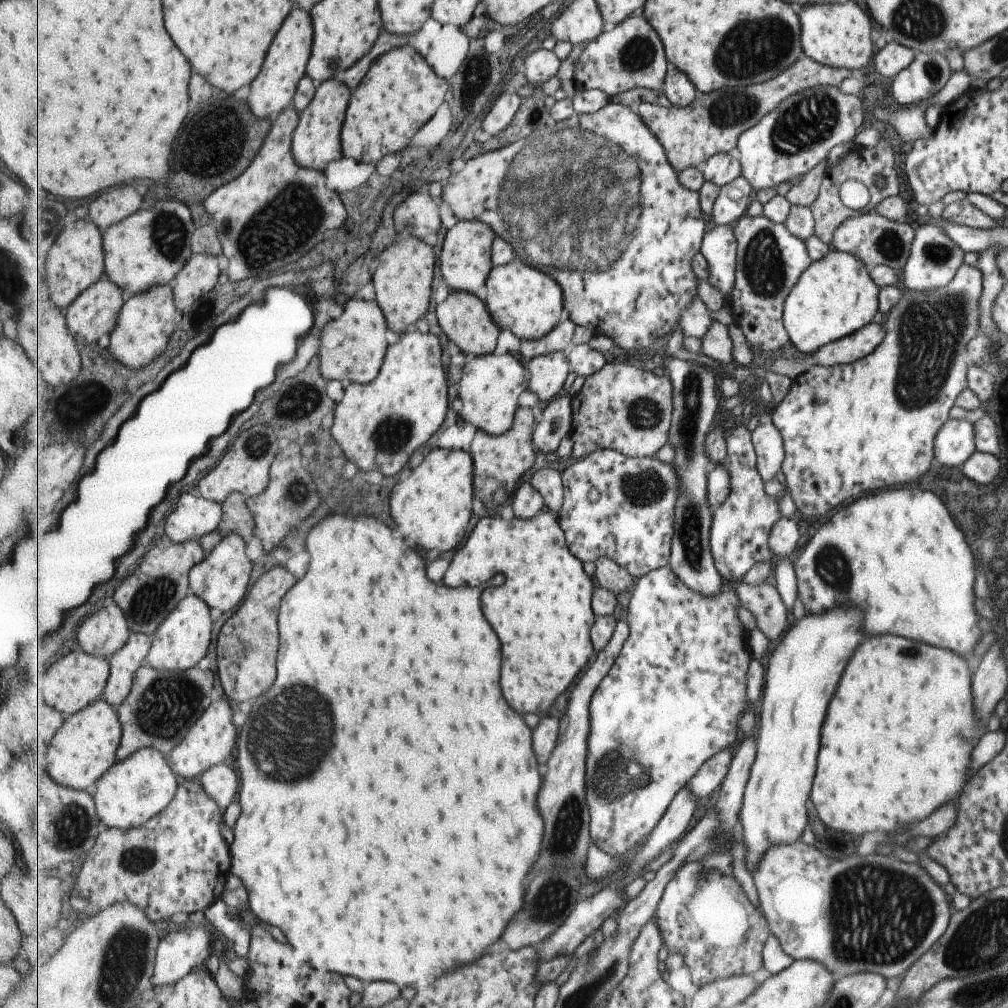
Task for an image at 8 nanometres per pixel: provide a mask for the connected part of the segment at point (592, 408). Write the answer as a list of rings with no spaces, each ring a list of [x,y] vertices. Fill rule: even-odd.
[[[633,361],[607,363],[599,372],[586,378],[582,392],[572,398],[572,407],[574,419],[569,434],[573,442],[571,455],[578,461],[599,449],[615,449],[628,457],[651,457],[665,442],[670,442],[674,418],[674,383],[669,374],[659,376]]]

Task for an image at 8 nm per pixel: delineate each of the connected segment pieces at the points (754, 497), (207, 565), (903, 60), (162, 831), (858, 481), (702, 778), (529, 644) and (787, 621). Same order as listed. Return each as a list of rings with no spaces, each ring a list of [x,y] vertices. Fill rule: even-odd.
[[[737,425],[726,437],[730,471],[730,497],[714,510],[710,530],[712,555],[725,582],[737,582],[751,568],[753,563],[767,560],[773,562],[777,556],[770,549],[770,532],[783,514],[778,506],[779,497],[767,496],[765,481],[758,469],[758,454],[752,441],[752,431],[746,425]]]
[[[229,533],[221,542],[200,562],[190,570],[189,590],[202,598],[210,608],[227,612],[237,608],[244,602],[249,582],[253,572],[253,561],[245,554],[245,540],[239,533]]]
[[[890,41],[873,54],[871,68],[883,78],[893,78],[914,59],[915,54],[914,50],[898,42]]]
[[[184,780],[170,805],[143,826],[127,830],[109,827],[99,833],[86,861],[71,876],[70,915],[73,908],[93,917],[115,903],[129,901],[141,907],[153,921],[159,922],[169,920],[173,914],[205,912],[212,904],[220,905],[231,872],[231,851],[221,836],[219,805],[199,780]]]
[[[961,263],[955,274],[950,278],[947,284],[928,291],[916,291],[913,289],[903,290],[899,300],[888,310],[883,317],[882,331],[884,332],[882,341],[863,358],[858,361],[835,366],[813,365],[809,370],[802,372],[795,380],[791,382],[791,387],[785,398],[771,412],[773,414],[775,426],[782,432],[786,444],[786,460],[782,466],[782,473],[786,480],[787,487],[794,497],[795,508],[801,510],[801,490],[803,488],[835,488],[833,492],[821,492],[821,490],[803,490],[803,498],[807,506],[807,514],[825,514],[829,508],[835,508],[843,500],[853,500],[857,498],[863,490],[875,492],[880,488],[891,488],[908,486],[910,482],[917,480],[919,476],[925,474],[932,462],[933,441],[939,427],[948,419],[947,412],[953,406],[957,394],[966,386],[966,372],[968,369],[965,363],[965,354],[967,343],[979,333],[979,299],[982,293],[981,273],[976,266],[969,266]]]
[[[727,748],[711,755],[707,762],[700,766],[697,774],[688,782],[687,787],[698,798],[711,796],[719,786],[724,783],[727,773],[730,771],[734,757],[734,751]]]
[[[541,511],[530,519],[520,519],[517,516],[511,520],[483,517],[471,532],[465,546],[457,550],[451,568],[447,570],[445,584],[451,588],[483,588],[487,618],[491,618],[491,624],[495,626],[495,630],[499,630],[499,638],[503,642],[503,694],[507,702],[511,702],[511,706],[519,710],[519,714],[537,712],[540,717],[546,716],[547,710],[563,692],[571,688],[571,684],[595,654],[591,629],[598,617],[593,612],[595,584],[590,574],[586,574],[584,562],[572,553],[566,532],[559,526],[553,512]]]
[[[743,583],[738,588],[738,595],[740,598],[740,604],[746,607],[753,616],[756,617],[757,628],[771,640],[771,642],[777,642],[781,640],[784,632],[787,632],[789,627],[792,627],[792,620],[790,610],[783,604],[777,588],[772,583],[761,583],[760,585],[752,585]]]

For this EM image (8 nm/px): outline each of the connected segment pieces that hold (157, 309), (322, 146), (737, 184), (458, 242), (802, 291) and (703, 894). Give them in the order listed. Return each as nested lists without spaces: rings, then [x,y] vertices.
[[[172,284],[156,286],[147,292],[136,294],[125,302],[118,325],[110,334],[108,349],[113,356],[131,368],[143,368],[165,352],[175,334],[176,302]]]
[[[331,77],[316,87],[311,104],[300,112],[298,129],[293,134],[294,157],[301,166],[326,172],[330,162],[344,157],[342,132],[352,93],[353,90],[347,86],[347,82],[343,81],[343,77]]]
[[[742,176],[722,187],[711,214],[715,225],[733,226],[747,214],[748,206],[755,195],[754,192],[752,184]]]
[[[459,220],[446,232],[440,250],[440,273],[453,291],[467,291],[482,295],[486,282],[494,270],[492,251],[496,232],[482,220]]]
[[[833,248],[823,258],[811,261],[787,297],[784,309],[791,343],[801,354],[814,353],[821,345],[847,337],[871,322],[879,289],[868,271],[857,257]]]
[[[689,863],[667,885],[656,914],[669,954],[684,956],[692,982],[699,988],[731,977],[751,975],[763,968],[763,948],[769,934],[774,932],[761,903],[750,898],[734,875],[724,875],[717,869],[706,871],[703,865]]]

